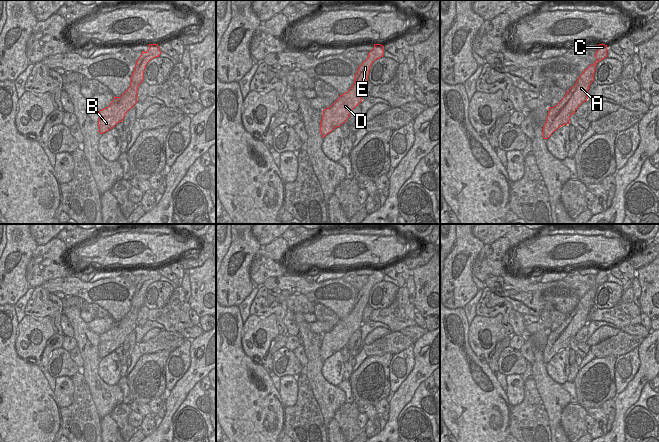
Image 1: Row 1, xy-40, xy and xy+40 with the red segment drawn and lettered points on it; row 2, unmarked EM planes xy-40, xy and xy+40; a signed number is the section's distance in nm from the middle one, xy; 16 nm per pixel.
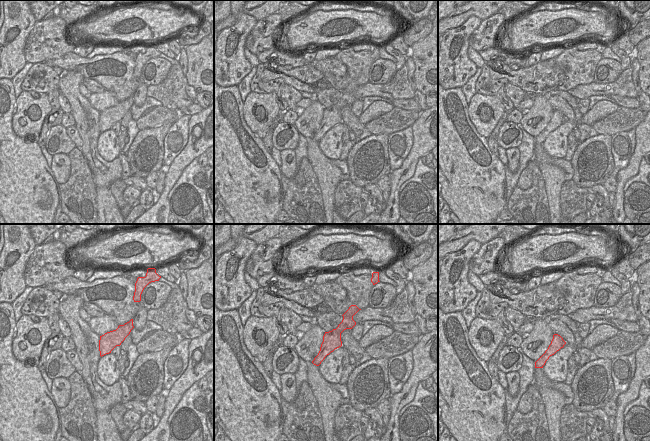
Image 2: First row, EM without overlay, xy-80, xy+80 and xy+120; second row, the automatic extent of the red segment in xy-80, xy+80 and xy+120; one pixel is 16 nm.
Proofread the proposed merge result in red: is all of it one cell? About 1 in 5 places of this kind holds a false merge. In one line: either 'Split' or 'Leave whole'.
Leave whole.

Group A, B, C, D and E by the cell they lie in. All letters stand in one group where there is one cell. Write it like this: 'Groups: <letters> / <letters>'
Groups: A B C D E.

